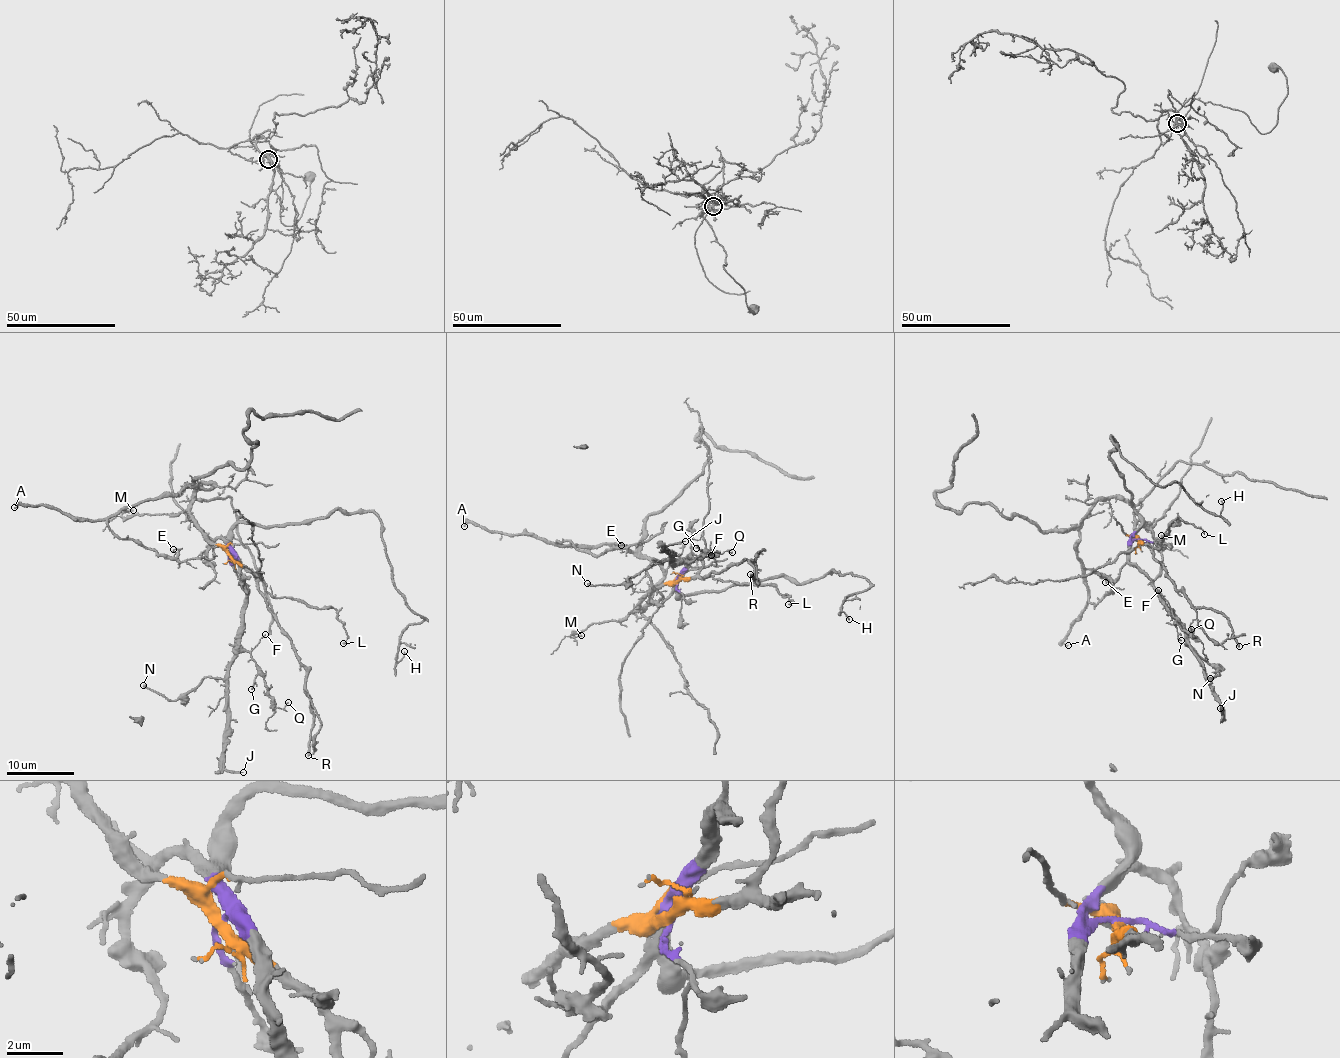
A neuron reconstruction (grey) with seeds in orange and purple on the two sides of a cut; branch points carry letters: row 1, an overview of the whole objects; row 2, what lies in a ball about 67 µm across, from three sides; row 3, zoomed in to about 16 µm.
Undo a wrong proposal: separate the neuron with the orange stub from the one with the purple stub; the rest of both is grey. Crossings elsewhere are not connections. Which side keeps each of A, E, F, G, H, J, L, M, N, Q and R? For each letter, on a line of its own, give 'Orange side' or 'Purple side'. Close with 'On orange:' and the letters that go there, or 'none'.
A: Orange side
E: Orange side
F: Purple side
G: Purple side
H: Purple side
J: Purple side
L: Orange side
M: Orange side
N: Purple side
Q: Purple side
R: Orange side
On orange: A, E, L, M, R

